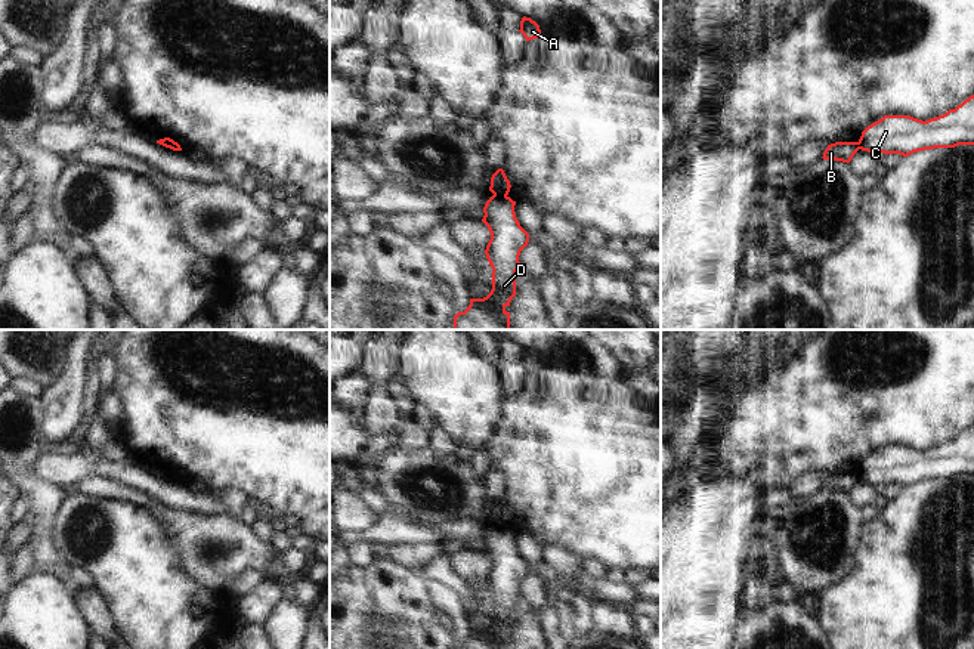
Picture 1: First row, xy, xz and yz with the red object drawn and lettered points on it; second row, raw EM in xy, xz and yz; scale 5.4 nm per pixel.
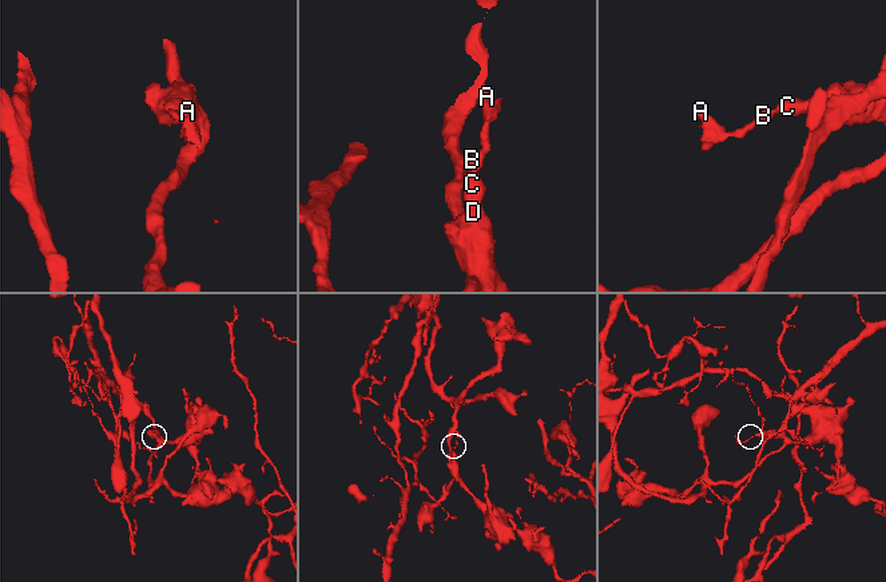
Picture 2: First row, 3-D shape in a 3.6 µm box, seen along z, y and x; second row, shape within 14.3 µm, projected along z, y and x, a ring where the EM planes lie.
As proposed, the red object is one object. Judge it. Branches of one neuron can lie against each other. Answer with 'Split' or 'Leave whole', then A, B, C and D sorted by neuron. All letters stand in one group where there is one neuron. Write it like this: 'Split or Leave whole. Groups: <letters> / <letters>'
Split. Groups: A B / C D

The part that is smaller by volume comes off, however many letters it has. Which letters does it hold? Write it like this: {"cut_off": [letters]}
{"cut_off": ["A", "B"]}

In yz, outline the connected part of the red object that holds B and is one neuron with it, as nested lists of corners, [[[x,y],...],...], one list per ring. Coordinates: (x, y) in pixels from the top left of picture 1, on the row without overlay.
[[[835,473],[828,476],[822,489],[850,494],[857,482],[859,482],[857,473]]]

